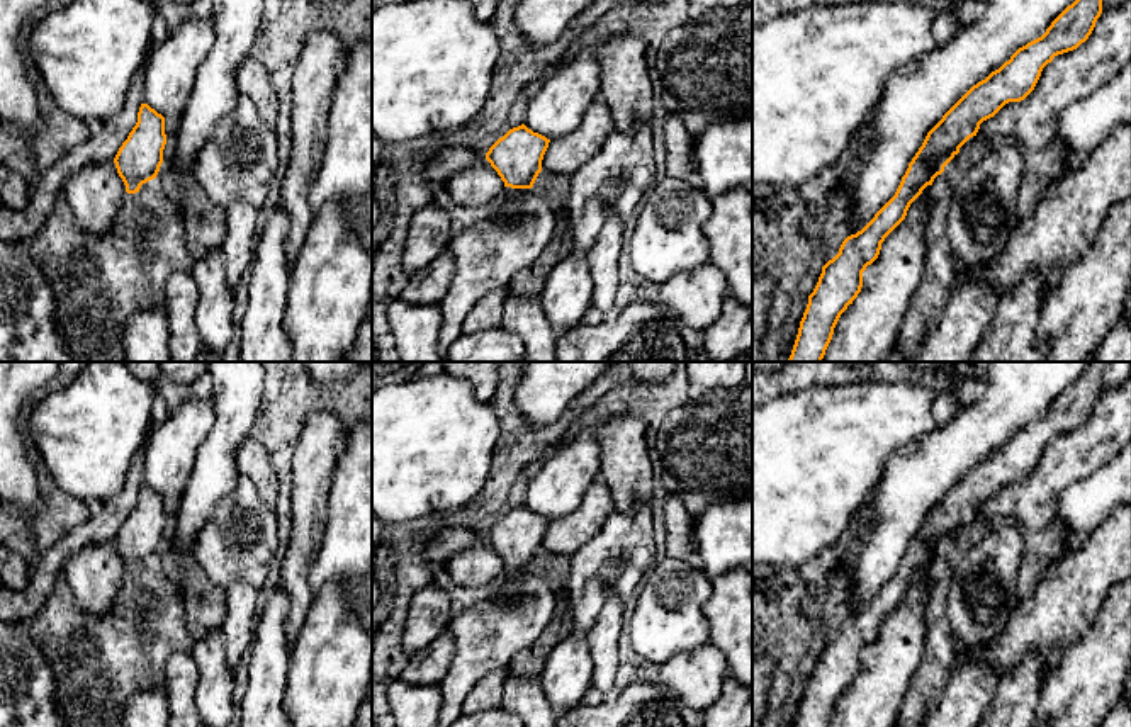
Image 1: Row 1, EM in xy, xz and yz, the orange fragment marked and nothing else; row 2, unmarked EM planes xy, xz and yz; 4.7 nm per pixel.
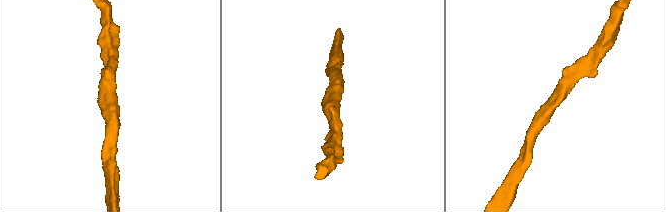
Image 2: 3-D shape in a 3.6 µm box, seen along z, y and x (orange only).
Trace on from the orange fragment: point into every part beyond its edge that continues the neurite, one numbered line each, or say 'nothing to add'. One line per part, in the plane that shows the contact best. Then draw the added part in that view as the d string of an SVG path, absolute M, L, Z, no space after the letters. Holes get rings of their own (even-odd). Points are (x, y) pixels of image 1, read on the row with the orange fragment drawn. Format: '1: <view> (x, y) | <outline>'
nothing to add

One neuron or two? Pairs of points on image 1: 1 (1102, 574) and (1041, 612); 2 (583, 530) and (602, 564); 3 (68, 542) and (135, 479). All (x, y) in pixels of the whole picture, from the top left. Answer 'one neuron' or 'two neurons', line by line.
1: one neuron
2: two neurons
3: one neuron

